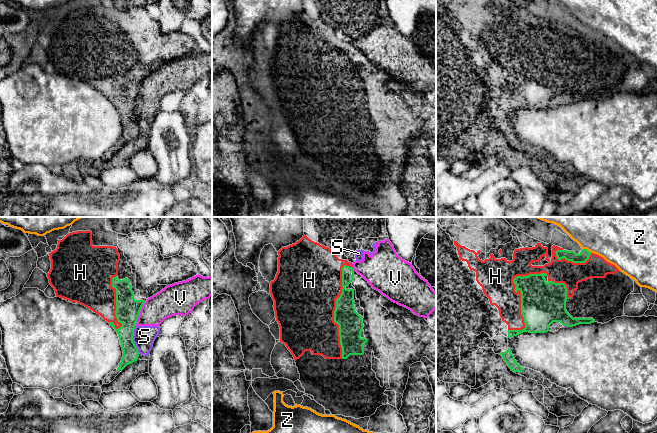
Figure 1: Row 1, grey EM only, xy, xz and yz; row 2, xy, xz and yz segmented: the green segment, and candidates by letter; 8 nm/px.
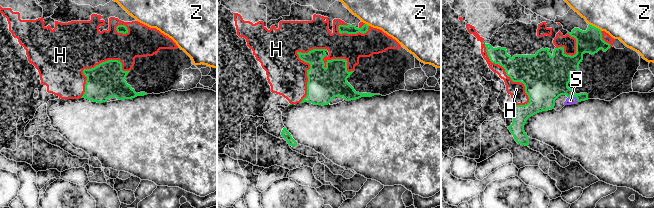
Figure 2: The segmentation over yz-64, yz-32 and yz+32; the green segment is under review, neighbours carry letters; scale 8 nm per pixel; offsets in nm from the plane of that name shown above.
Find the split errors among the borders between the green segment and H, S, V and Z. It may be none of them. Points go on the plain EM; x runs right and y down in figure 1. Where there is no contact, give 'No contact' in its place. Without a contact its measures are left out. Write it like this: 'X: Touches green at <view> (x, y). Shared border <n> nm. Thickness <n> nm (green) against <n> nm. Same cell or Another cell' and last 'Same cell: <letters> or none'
H: Touches green at yz (521, 70). Shared border 550 nm. Thickness 340 nm (green) against 280 nm. Same cell
S: Touches green at xy (132, 115). Shared border 220 nm. Thickness 190 nm (green) against 180 nm. Another cell
V: Touches green at xy (140, 86). Shared border 190 nm. Thickness 190 nm (green) against 220 nm. Another cell
Z: Touches green at yz (587, 26). Shared border 90 nm. Thickness 90 nm (green) against 320 nm. Another cell
Same cell: H

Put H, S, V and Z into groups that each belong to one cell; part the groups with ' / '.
H / S V / Z

